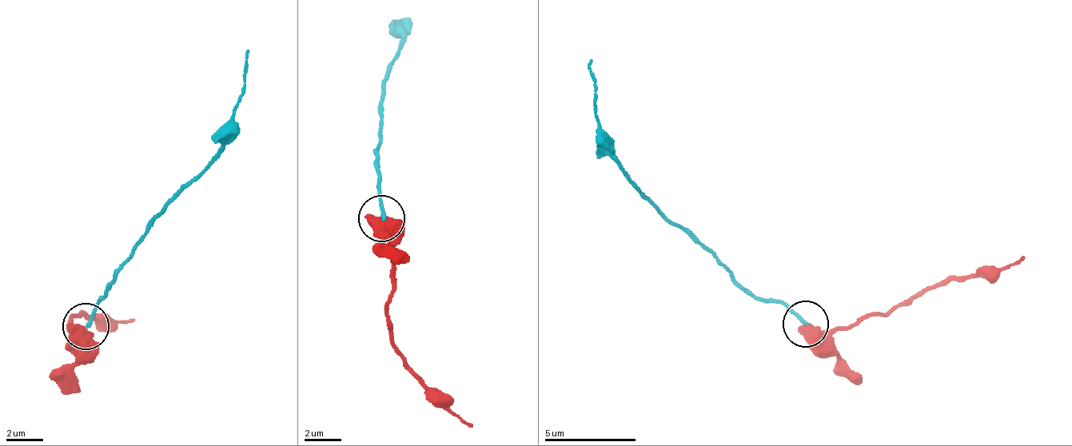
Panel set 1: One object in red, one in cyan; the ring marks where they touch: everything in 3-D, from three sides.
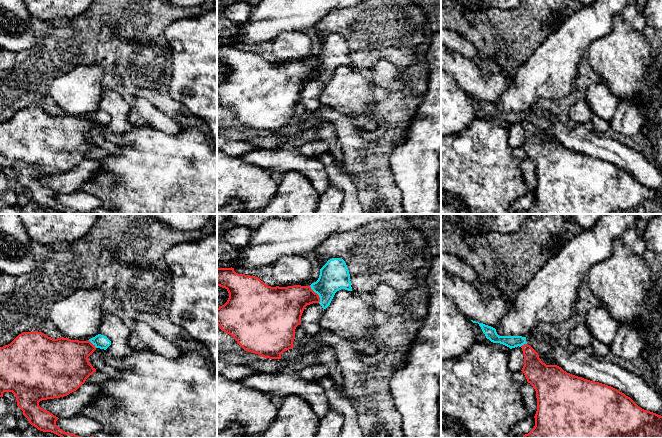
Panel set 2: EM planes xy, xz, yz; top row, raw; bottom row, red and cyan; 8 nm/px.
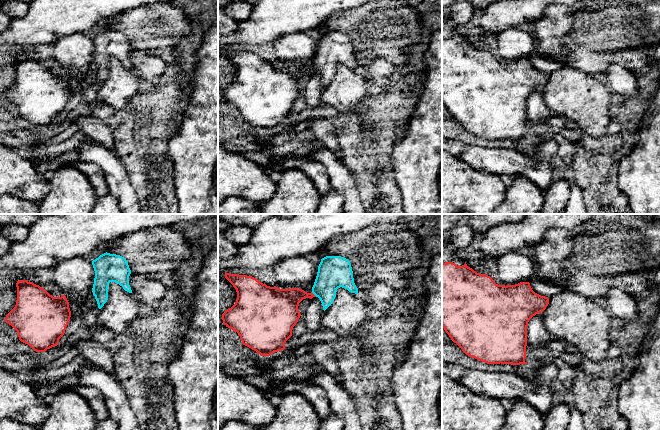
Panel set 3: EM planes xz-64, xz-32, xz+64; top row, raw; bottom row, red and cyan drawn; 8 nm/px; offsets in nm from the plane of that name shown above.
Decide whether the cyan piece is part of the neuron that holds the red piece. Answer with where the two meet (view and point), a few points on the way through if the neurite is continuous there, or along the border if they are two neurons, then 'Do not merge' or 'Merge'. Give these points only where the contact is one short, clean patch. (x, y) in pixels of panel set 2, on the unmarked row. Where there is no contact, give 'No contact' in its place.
Touches red at xz (317, 70). Boundary: xz (309, 62), (318, 71), (319, 78). Do not merge

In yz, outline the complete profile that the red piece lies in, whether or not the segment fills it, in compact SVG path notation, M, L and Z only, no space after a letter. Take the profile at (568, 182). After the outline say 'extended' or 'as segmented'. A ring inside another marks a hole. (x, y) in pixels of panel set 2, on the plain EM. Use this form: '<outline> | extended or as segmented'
M528 120L521 122L524 149L535 167L537 187L535 202L522 214L662 214L662 192L639 183L630 173L617 165L567 149L557 141L546 141Z | as segmented

